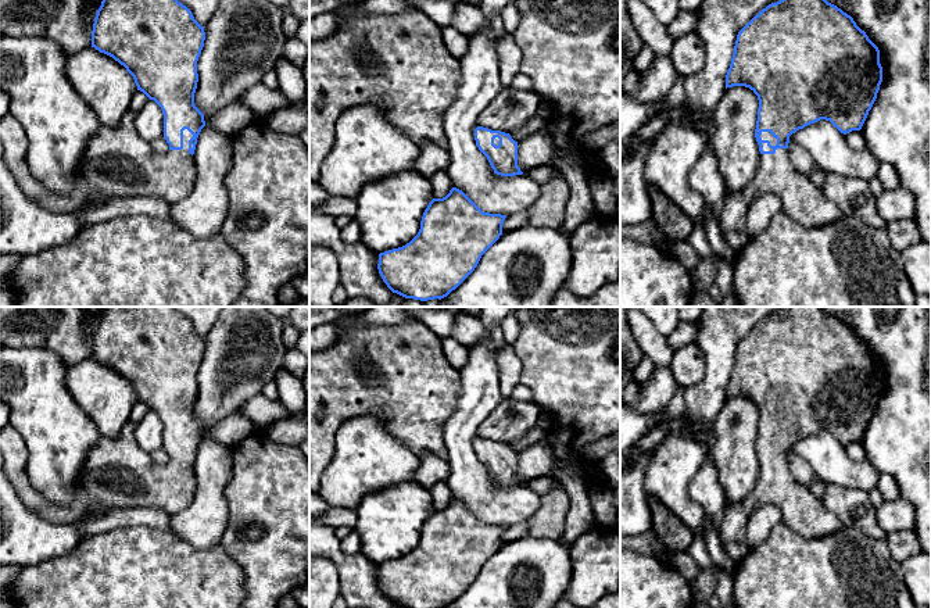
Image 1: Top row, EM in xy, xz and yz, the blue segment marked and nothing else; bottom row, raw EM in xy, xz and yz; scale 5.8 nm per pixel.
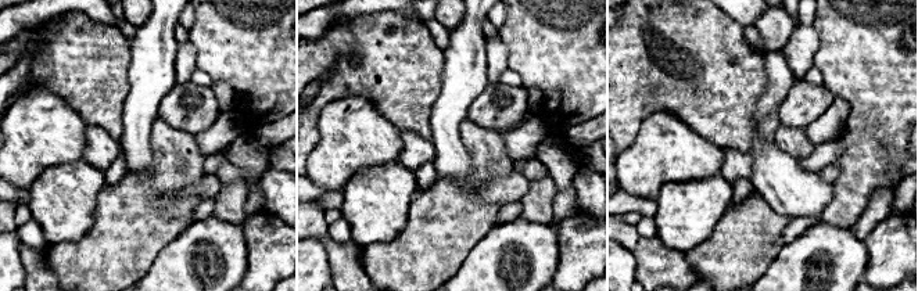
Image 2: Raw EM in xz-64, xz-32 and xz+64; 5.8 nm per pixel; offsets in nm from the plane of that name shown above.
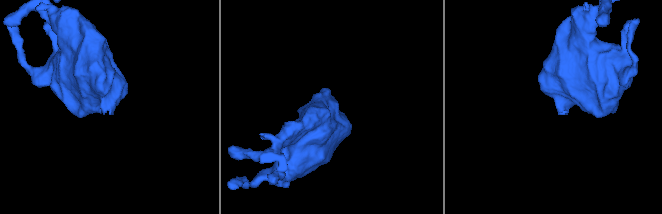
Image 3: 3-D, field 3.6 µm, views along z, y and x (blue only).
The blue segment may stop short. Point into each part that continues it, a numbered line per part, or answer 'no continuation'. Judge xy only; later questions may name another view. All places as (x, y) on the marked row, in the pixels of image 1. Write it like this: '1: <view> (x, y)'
1: xy (117, 163)

